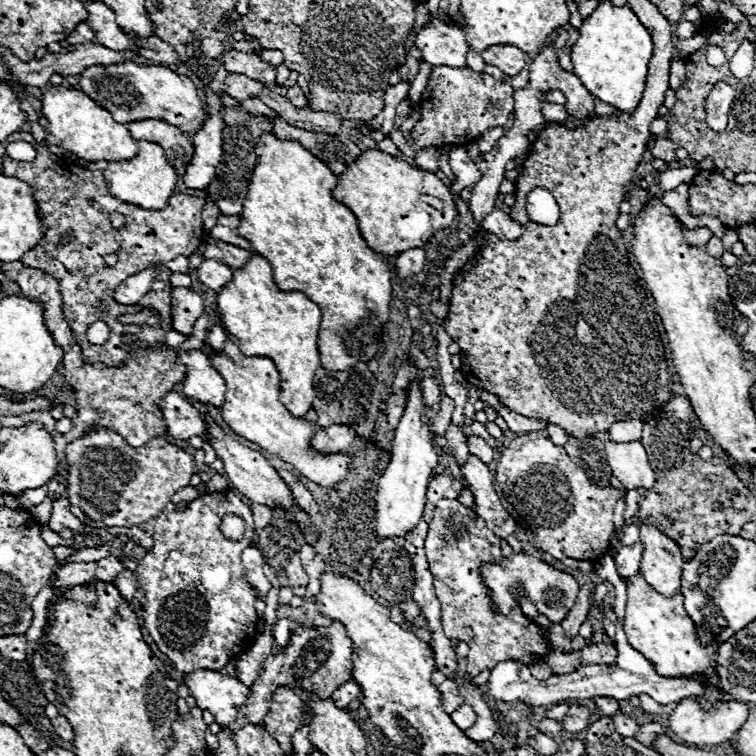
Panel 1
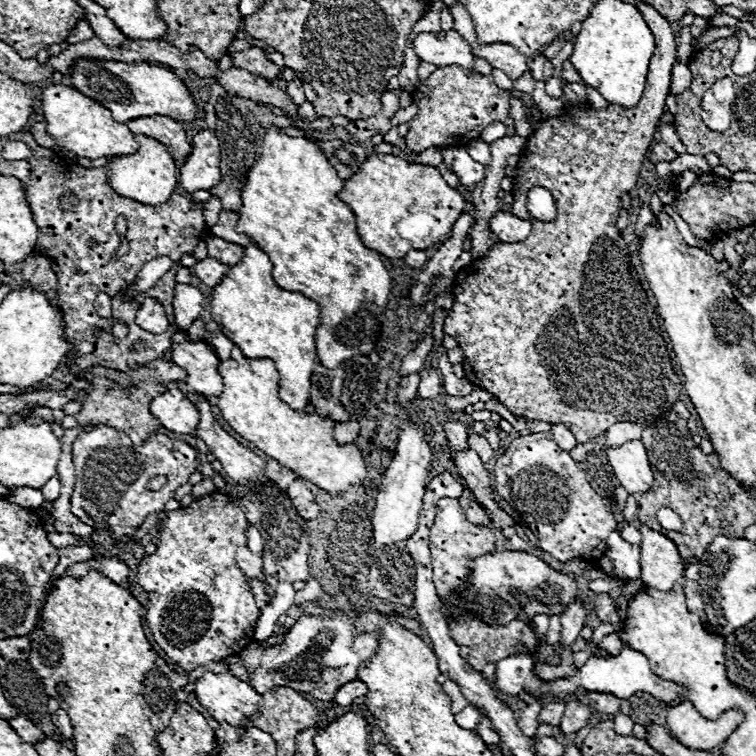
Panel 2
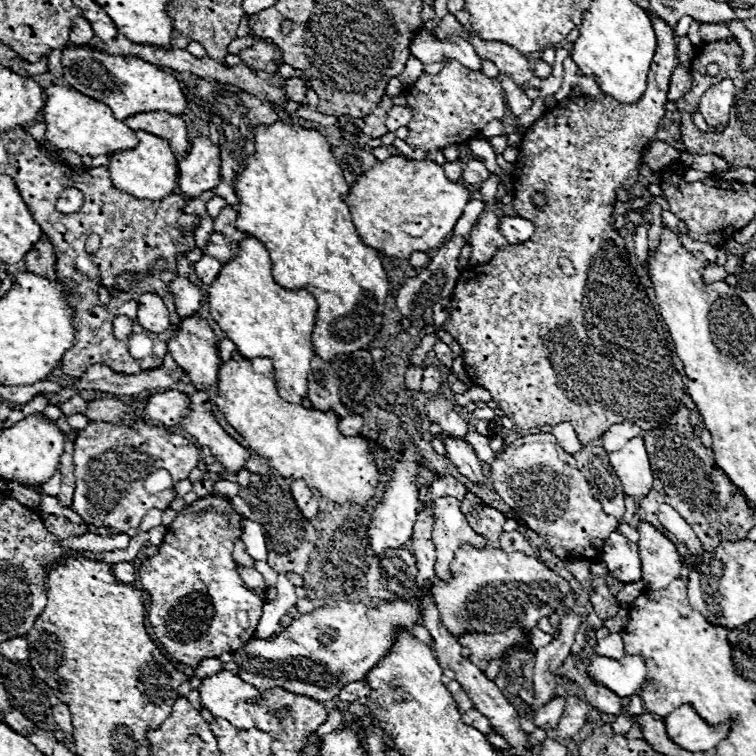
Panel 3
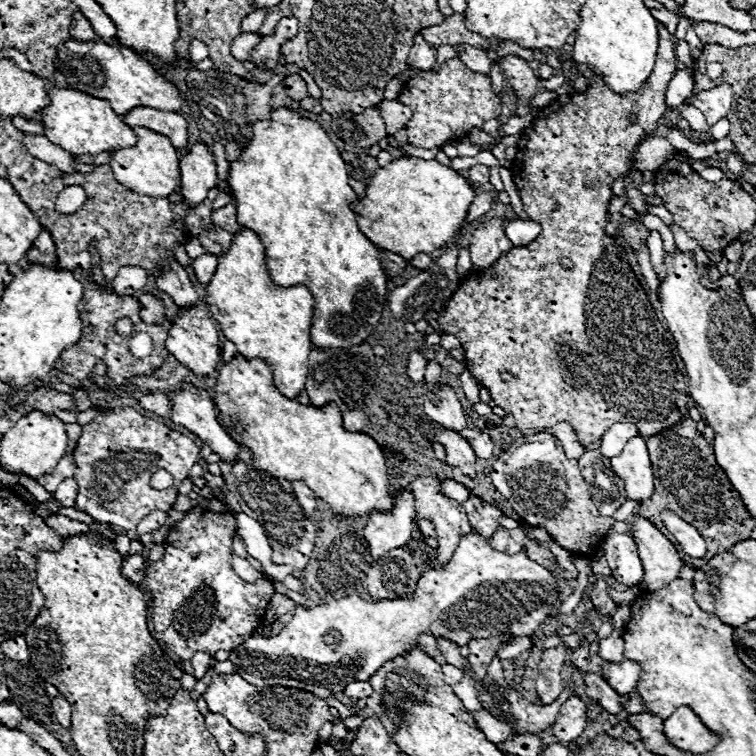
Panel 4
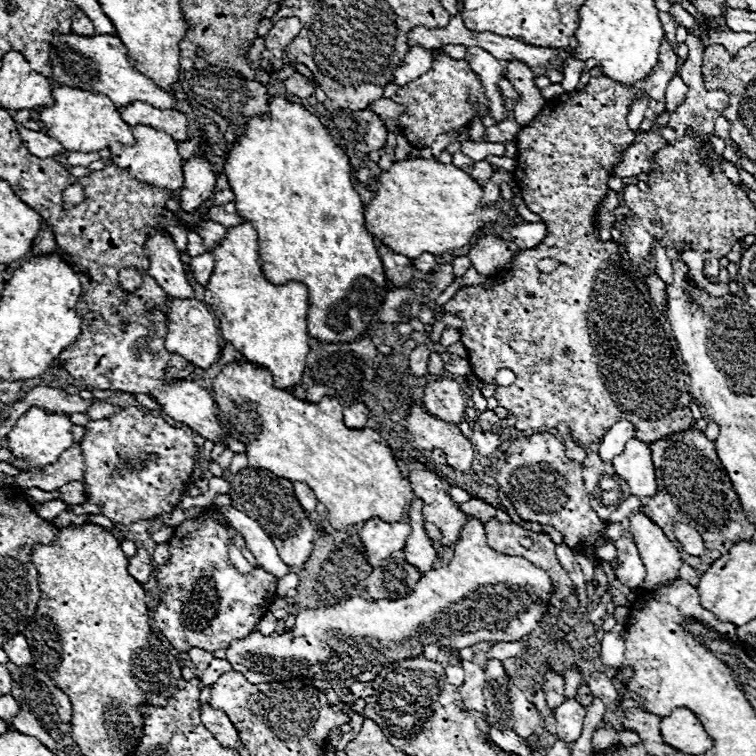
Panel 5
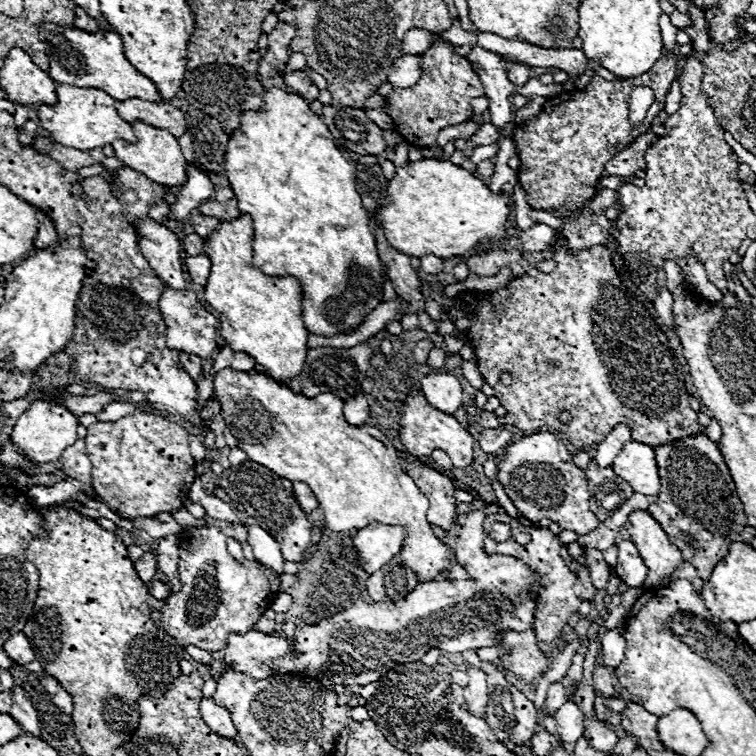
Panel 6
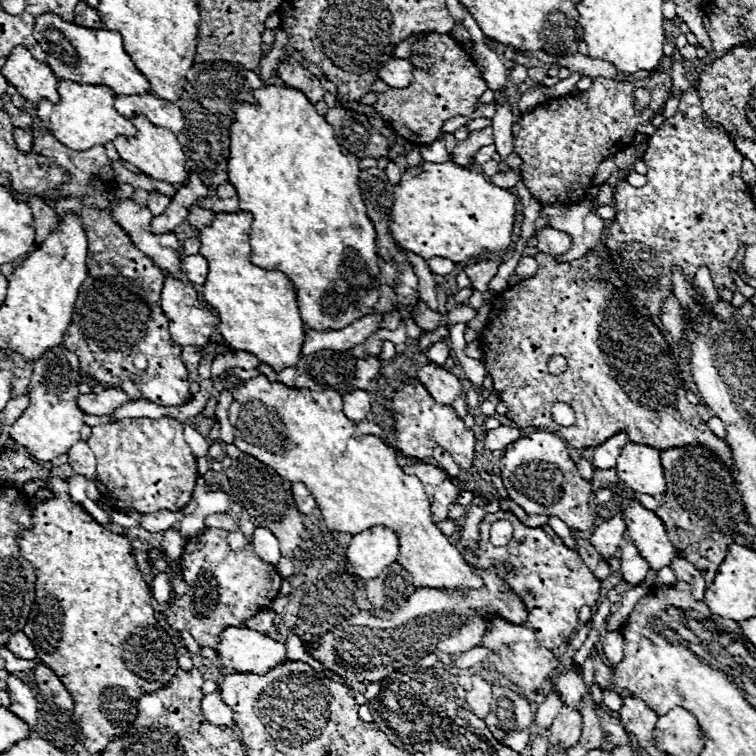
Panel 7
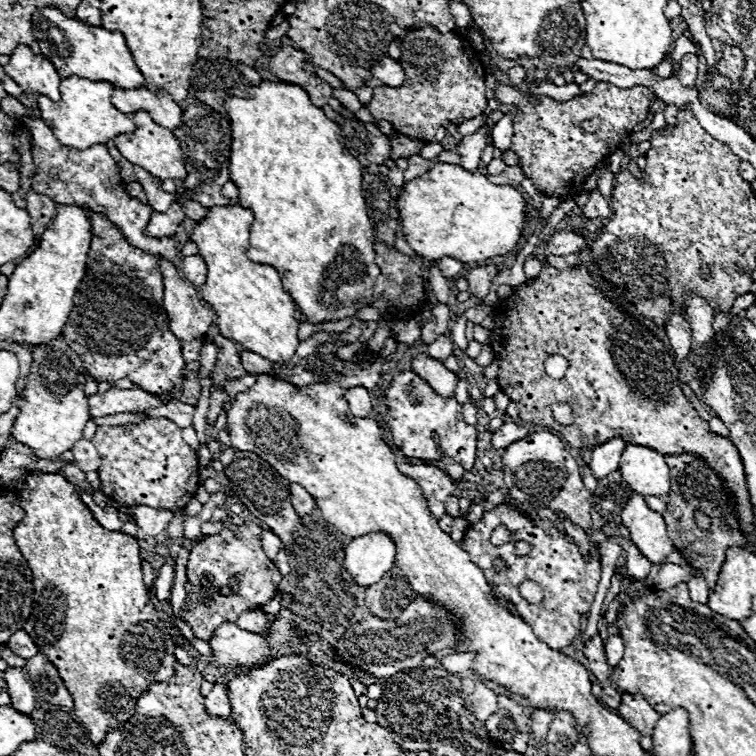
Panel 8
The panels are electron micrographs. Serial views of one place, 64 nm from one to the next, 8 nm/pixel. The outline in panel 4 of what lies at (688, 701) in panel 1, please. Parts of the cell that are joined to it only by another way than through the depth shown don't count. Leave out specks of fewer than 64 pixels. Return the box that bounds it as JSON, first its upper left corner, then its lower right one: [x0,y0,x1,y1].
[664,706,718,754]

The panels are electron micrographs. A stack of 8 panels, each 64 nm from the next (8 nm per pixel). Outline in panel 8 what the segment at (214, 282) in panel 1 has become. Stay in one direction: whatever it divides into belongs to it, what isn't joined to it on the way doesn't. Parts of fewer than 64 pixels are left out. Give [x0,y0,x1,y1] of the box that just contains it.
[182,256,206,286]

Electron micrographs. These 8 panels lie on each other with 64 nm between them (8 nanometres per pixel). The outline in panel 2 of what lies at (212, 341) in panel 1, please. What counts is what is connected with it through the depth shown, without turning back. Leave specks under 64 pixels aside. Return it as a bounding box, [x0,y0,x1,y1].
[210,332,232,360]

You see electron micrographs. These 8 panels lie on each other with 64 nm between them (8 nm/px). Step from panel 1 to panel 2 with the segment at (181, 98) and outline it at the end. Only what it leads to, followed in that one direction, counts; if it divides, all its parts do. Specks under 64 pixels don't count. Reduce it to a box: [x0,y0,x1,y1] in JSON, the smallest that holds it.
[66,58,198,124]

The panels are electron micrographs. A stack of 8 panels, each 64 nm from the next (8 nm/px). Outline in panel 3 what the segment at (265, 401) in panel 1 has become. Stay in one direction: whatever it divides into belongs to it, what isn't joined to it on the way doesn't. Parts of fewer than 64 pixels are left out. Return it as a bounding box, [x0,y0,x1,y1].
[216,352,380,506]

